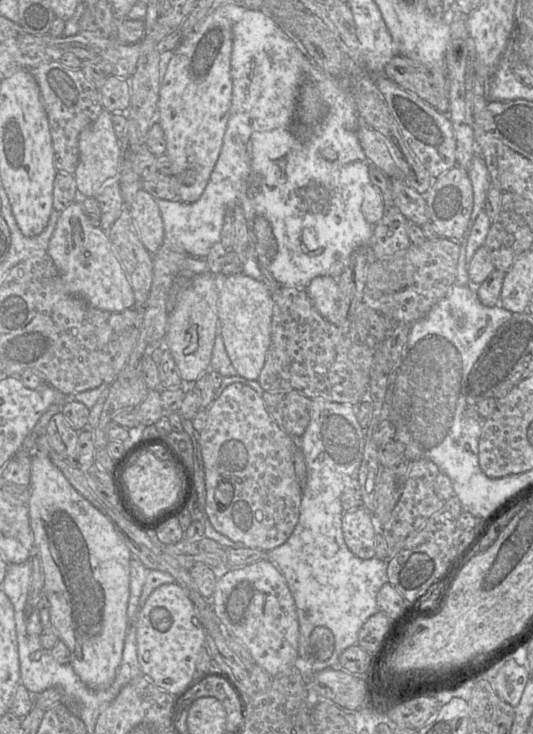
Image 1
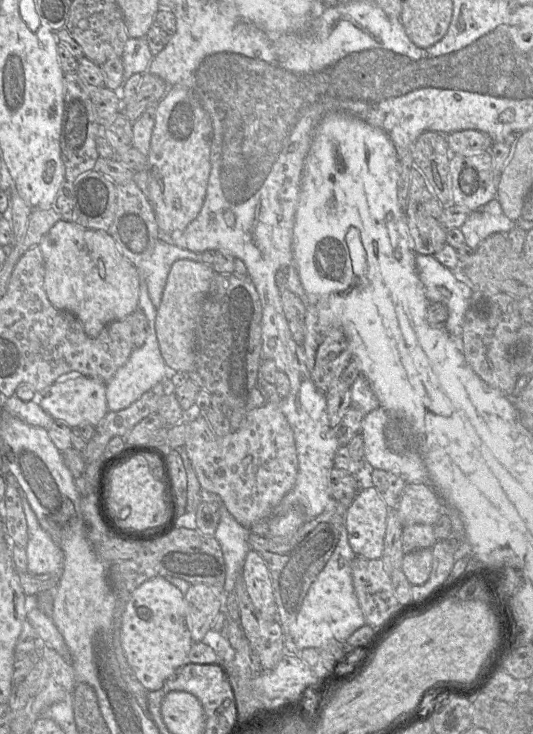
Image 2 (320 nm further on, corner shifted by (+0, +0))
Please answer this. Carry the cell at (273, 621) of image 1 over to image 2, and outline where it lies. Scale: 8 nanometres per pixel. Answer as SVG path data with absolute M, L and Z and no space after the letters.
M255 550L247 553L242 576L251 601L262 617L265 620L277 619L271 575L264 559Z

